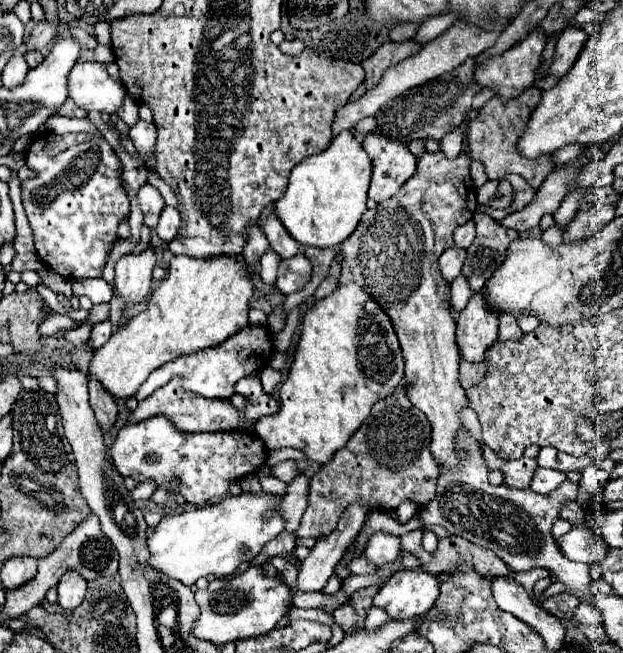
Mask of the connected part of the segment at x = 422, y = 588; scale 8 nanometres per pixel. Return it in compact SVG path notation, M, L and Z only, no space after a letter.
M400 569L380 587L380 591L374 597L374 605L386 609L392 619L408 619L408 617L420 617L428 613L434 607L438 595L440 595L440 579L436 575L428 571Z

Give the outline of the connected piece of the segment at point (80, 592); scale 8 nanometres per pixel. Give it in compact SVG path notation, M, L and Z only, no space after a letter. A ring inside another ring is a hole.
M64 573L58 583L58 605L62 607L62 615L70 617L74 609L82 603L86 593L86 581L78 573Z

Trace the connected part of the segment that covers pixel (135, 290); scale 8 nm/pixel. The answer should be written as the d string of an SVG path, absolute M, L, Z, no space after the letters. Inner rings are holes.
M148 245L142 253L126 253L116 263L116 281L114 291L118 291L126 303L124 307L132 303L140 303L148 293L152 285L152 269L156 267L158 251Z

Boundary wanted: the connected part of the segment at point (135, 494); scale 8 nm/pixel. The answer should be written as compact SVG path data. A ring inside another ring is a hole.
M144 481L144 483L138 483L136 489L130 491L130 497L132 497L134 501L138 501L138 499L150 499L154 491L156 491L154 481Z

